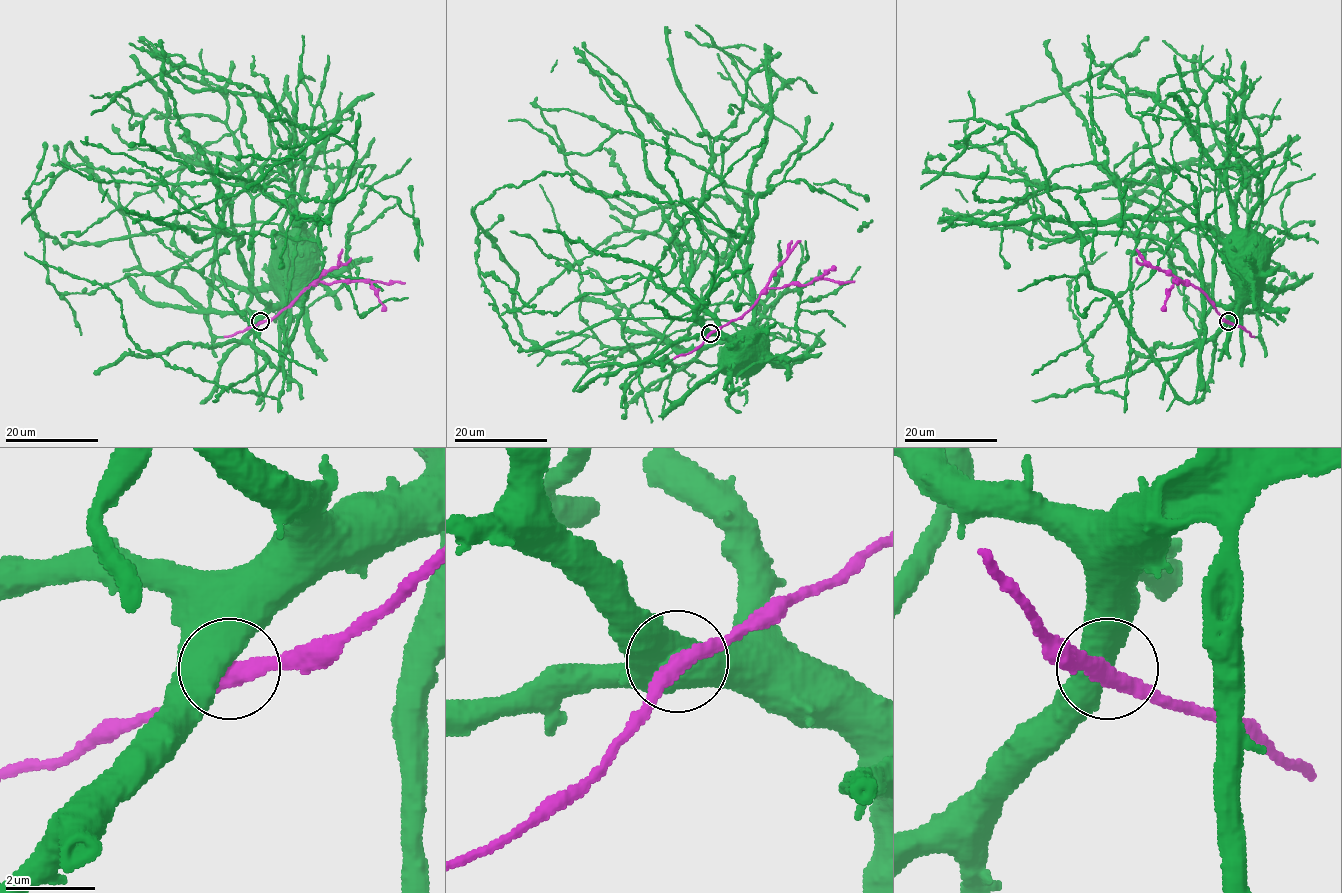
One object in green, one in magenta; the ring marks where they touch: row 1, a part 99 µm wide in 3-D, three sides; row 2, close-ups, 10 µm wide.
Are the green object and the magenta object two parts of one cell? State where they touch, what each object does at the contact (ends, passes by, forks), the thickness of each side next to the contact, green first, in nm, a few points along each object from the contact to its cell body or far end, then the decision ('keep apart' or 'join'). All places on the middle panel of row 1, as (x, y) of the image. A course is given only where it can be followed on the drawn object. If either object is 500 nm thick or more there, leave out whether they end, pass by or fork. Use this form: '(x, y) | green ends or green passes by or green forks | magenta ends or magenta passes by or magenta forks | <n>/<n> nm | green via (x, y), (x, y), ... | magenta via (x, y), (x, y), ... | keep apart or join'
(710, 333) | 600/360 nm | green via (710, 332), (718, 333), (743, 356), (757, 345) | magenta via (710, 333), (739, 319), (767, 289), (808, 284), (835, 266) | join

